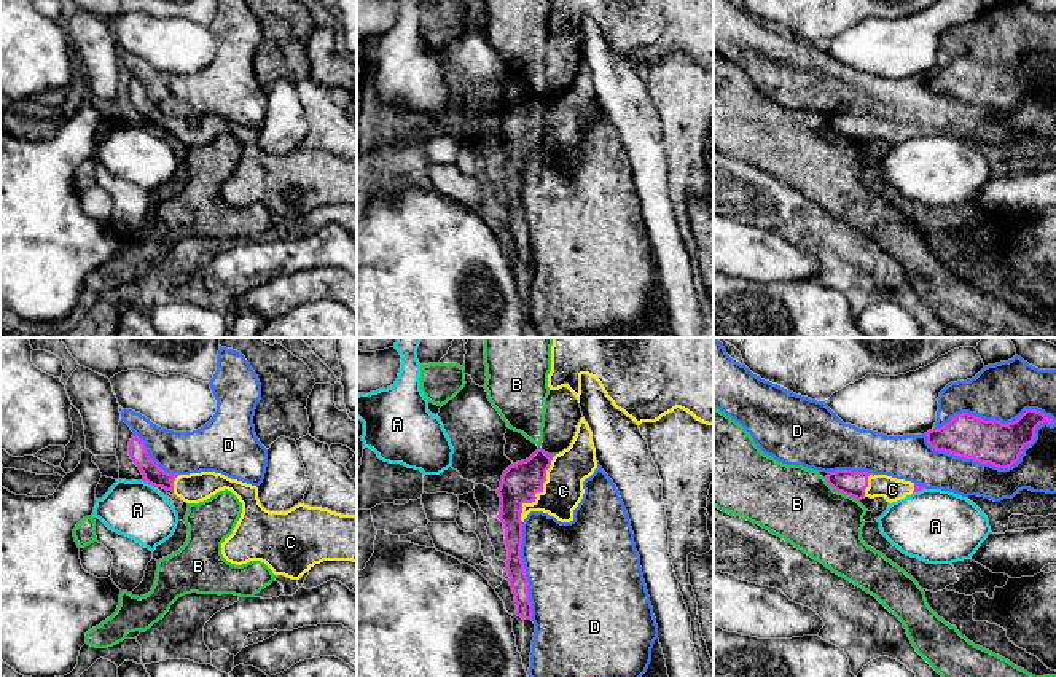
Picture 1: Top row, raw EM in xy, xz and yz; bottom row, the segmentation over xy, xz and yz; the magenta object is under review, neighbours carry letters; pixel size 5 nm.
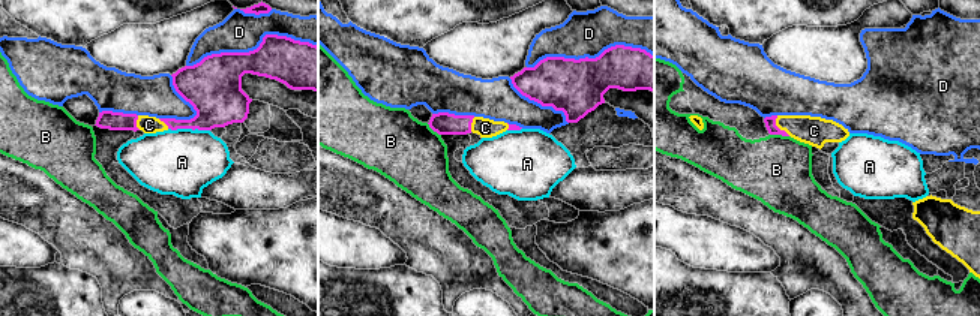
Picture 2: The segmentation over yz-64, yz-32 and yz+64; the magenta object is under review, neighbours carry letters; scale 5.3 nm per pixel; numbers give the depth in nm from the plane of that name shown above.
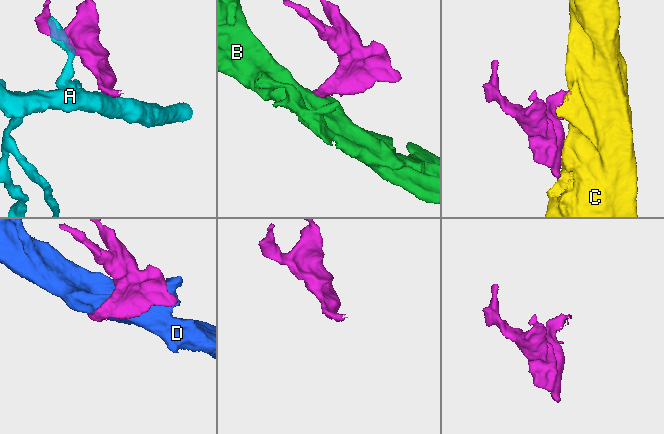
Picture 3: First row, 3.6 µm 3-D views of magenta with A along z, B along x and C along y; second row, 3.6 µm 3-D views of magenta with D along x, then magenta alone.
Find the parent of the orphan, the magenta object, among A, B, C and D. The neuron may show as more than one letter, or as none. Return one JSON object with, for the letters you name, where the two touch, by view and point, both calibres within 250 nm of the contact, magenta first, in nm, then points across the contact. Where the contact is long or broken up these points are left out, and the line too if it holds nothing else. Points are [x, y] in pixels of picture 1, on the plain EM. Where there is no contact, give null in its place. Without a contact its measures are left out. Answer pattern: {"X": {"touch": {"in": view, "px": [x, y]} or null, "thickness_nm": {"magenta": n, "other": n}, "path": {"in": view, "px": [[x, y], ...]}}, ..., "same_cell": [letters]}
{"C": {"touch": {"in": "xz", "px": [539, 134]}, "thickness_nm": {"magenta": 190, "other": 200}, "path": {"in": "xz", "px": [[520, 126], [532, 128], [539, 134], [563, 134]]}}, "same_cell": ["C"]}

